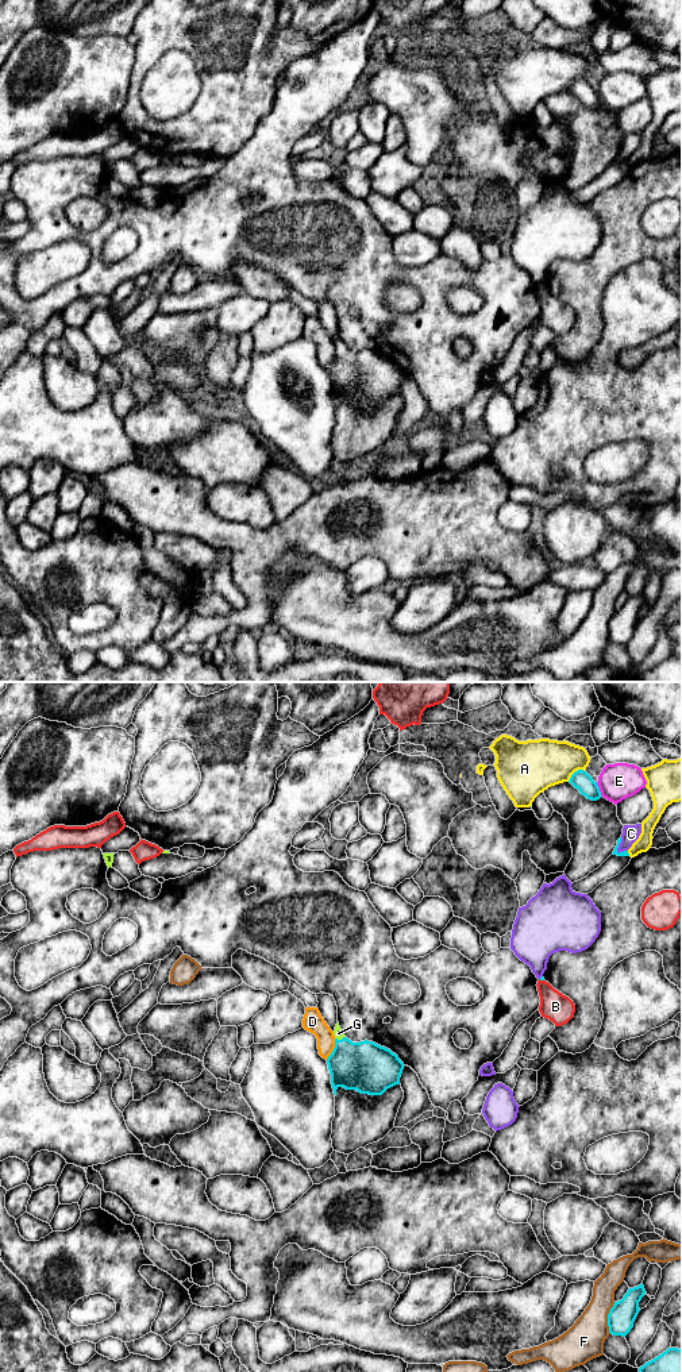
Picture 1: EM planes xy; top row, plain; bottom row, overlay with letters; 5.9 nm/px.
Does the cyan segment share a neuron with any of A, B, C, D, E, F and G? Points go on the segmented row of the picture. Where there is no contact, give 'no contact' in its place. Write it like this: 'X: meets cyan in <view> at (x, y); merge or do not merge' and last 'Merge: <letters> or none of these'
A: meets cyan in xy at (574, 773); do not merge
B: meets cyan in xy at (542, 979); do not merge
C: meets cyan in xy at (617, 846); do not merge
D: meets cyan in xy at (334, 1049); do not merge
E: meets cyan in xy at (598, 789); do not merge
F: meets cyan in xy at (608, 1318); do not merge
G: meets cyan in xy at (339, 1040); merge
Merge: G

